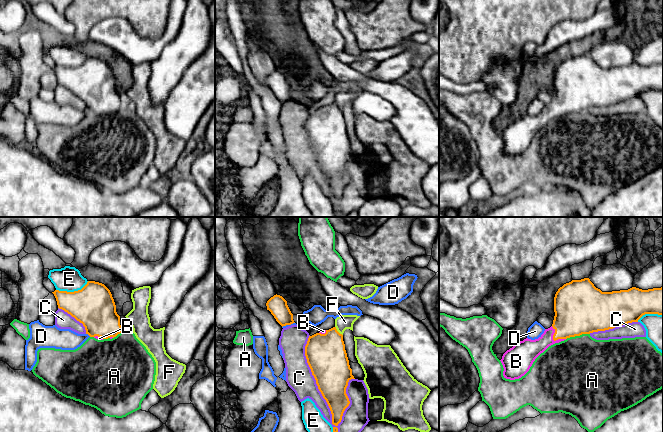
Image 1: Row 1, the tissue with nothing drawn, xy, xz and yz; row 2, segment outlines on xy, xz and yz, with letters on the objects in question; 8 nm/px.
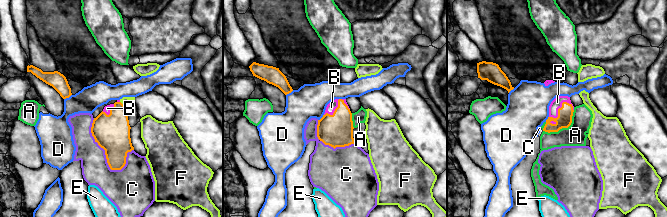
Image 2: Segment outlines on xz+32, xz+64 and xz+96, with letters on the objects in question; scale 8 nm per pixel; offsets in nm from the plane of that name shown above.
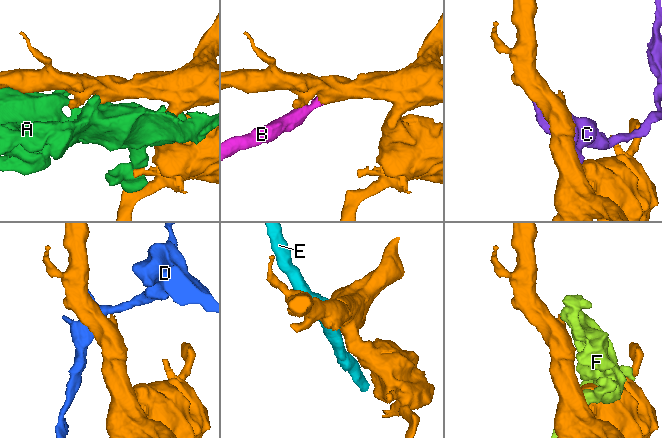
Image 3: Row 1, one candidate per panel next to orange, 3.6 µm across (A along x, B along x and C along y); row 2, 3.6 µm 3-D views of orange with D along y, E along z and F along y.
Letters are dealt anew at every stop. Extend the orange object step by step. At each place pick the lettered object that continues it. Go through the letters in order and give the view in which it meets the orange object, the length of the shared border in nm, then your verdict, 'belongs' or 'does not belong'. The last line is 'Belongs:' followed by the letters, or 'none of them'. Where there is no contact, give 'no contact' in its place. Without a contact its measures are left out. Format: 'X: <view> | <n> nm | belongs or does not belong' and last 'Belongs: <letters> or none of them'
A: yz | 200 nm | does not belong
B: yz | 160 nm | belongs
C: xz | 800 nm | does not belong
D: xy | 50 nm | does not belong
E: xy | 280 nm | does not belong
F: xz | 100 nm | does not belong
Belongs: B

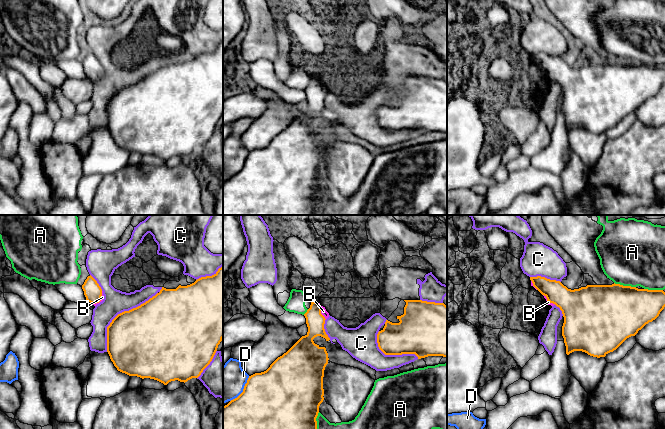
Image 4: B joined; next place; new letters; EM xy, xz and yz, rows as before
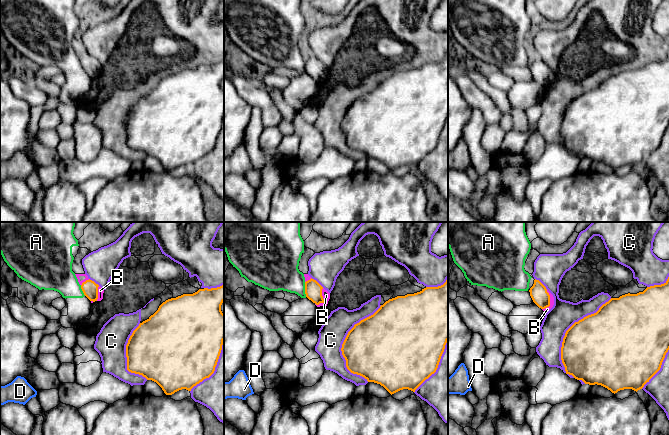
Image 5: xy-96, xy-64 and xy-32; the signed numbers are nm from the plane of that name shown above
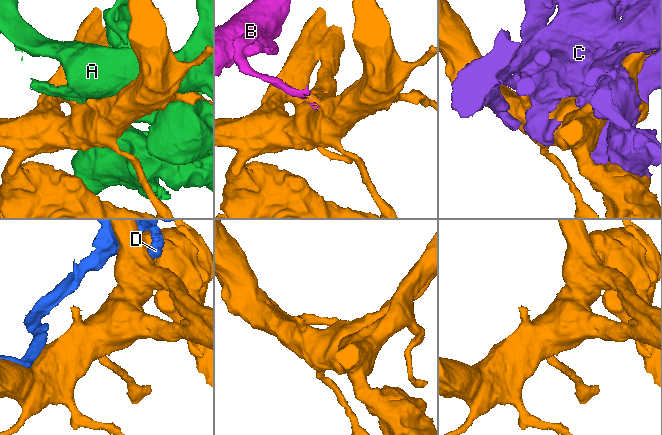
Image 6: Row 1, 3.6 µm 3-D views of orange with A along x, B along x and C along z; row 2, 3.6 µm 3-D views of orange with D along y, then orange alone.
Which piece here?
A: yz | 180 nm | does not belong
B: xz | 120 nm | does not belong
C: xy | 650 nm | does not belong
D: xz | 260 nm | does not belong
Belongs: none of them

